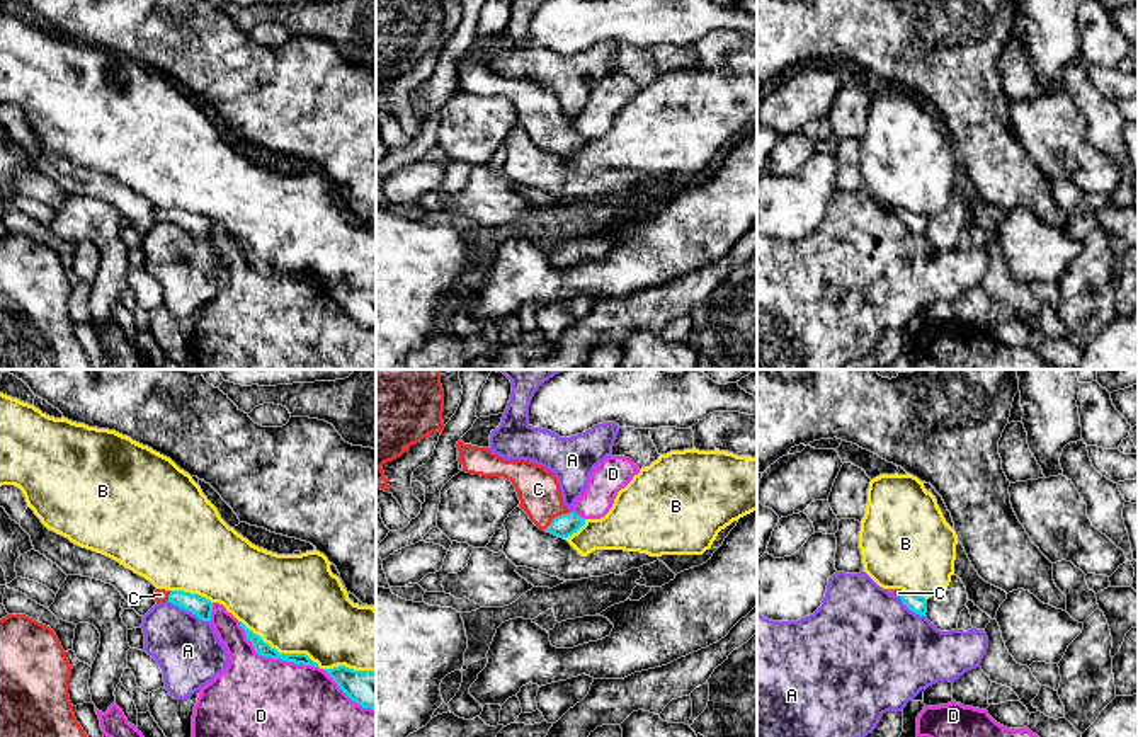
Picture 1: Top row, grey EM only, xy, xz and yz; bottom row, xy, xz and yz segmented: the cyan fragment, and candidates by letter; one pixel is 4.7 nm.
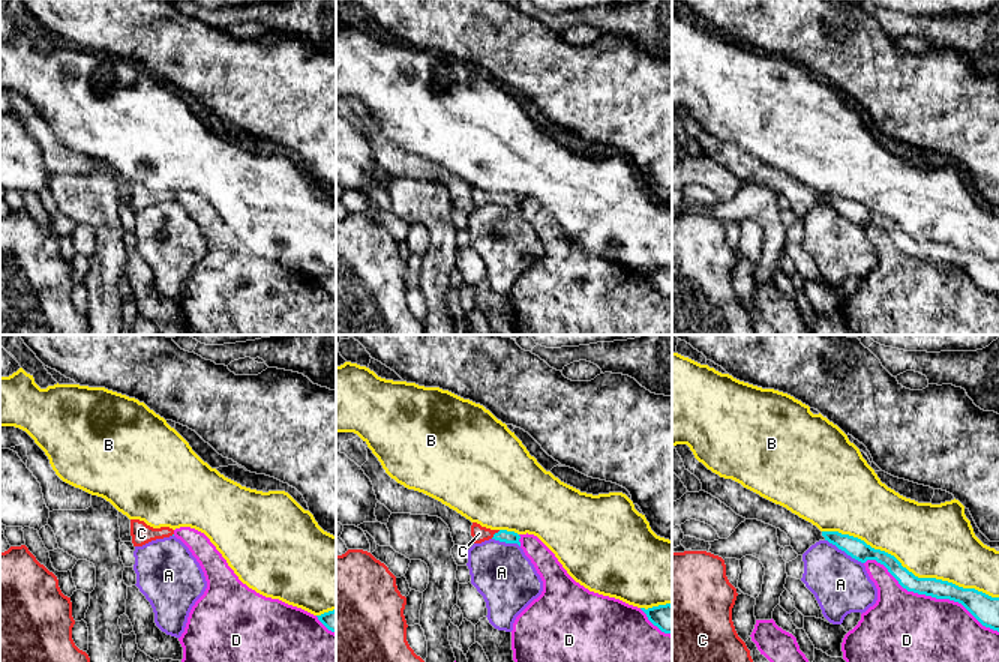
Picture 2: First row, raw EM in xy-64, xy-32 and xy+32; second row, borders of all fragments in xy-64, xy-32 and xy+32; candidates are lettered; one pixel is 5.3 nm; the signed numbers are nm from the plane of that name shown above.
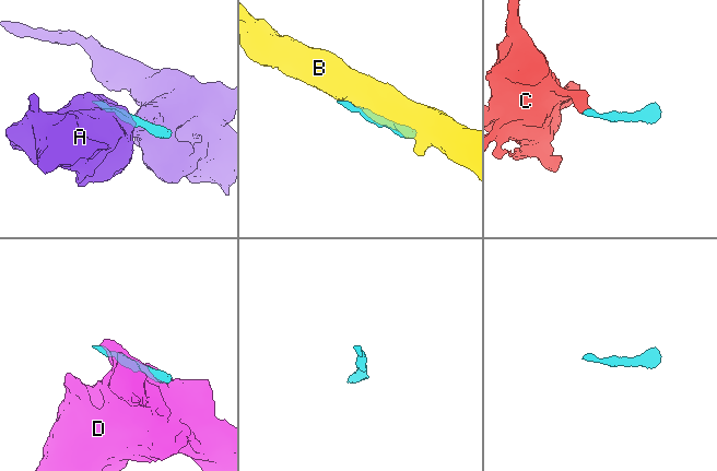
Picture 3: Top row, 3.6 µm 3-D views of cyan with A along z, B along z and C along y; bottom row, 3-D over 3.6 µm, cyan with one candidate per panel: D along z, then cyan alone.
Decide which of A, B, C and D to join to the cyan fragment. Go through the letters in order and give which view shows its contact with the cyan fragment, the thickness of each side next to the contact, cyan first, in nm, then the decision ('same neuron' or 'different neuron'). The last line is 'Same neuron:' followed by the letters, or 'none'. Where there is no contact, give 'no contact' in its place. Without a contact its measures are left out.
A: meets cyan in xy; 90 nm thick on the cyan side, 300 nm on the other; different neuron
B: meets cyan in xy; 70 nm thick on the cyan side, 460 nm on the other; different neuron
C: meets cyan in xz; 110 nm thick on the cyan side, 200 nm on the other; same neuron
D: meets cyan in xy; 70 nm thick on the cyan side, 380 nm on the other; different neuron
Same neuron: C

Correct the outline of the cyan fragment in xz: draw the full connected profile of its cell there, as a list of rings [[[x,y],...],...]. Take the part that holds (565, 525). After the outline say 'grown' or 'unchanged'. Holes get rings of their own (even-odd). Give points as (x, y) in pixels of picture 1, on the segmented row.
[[[458,441],[456,448],[463,471],[510,480],[521,500],[519,507],[539,529],[568,538],[585,524],[583,517],[563,504],[558,478],[544,466],[529,460],[505,460],[488,448],[463,441]]] | grown

